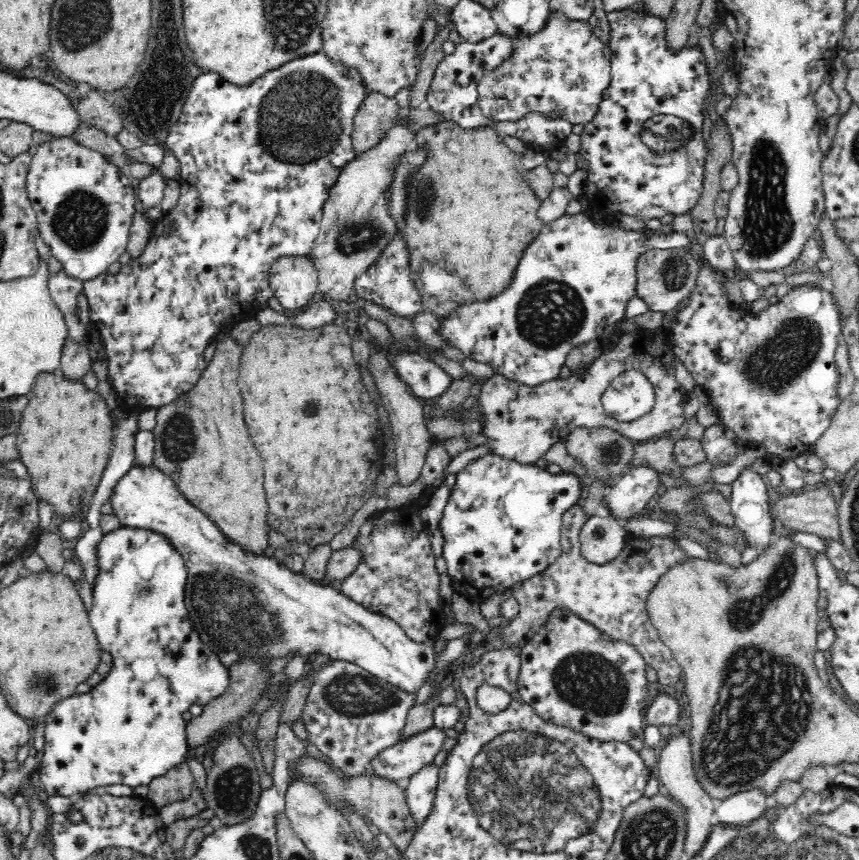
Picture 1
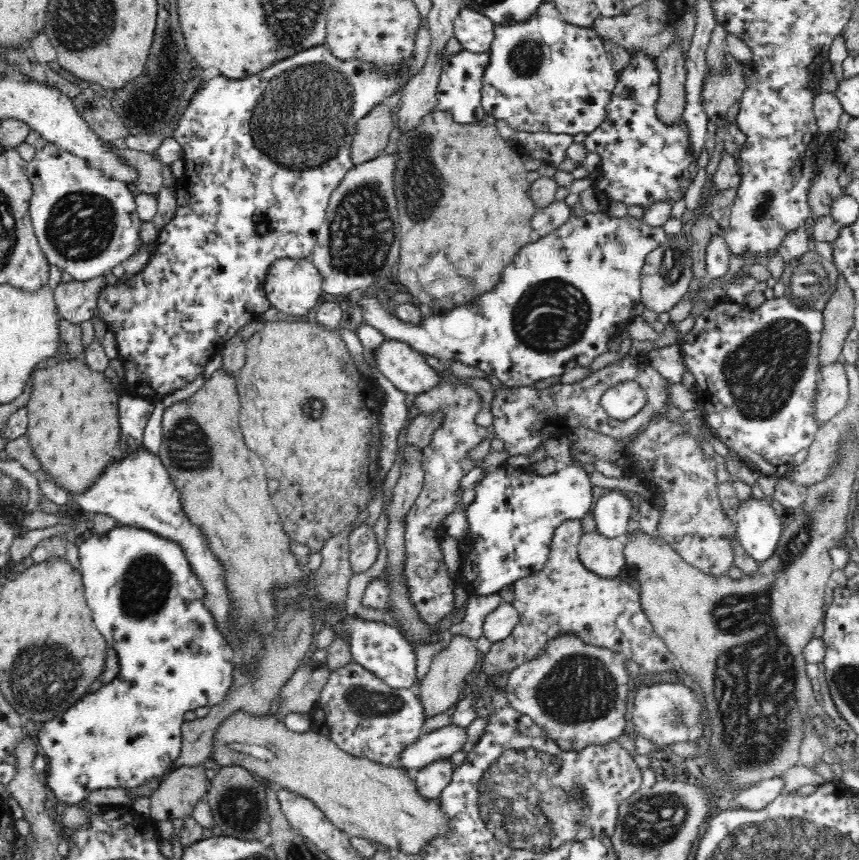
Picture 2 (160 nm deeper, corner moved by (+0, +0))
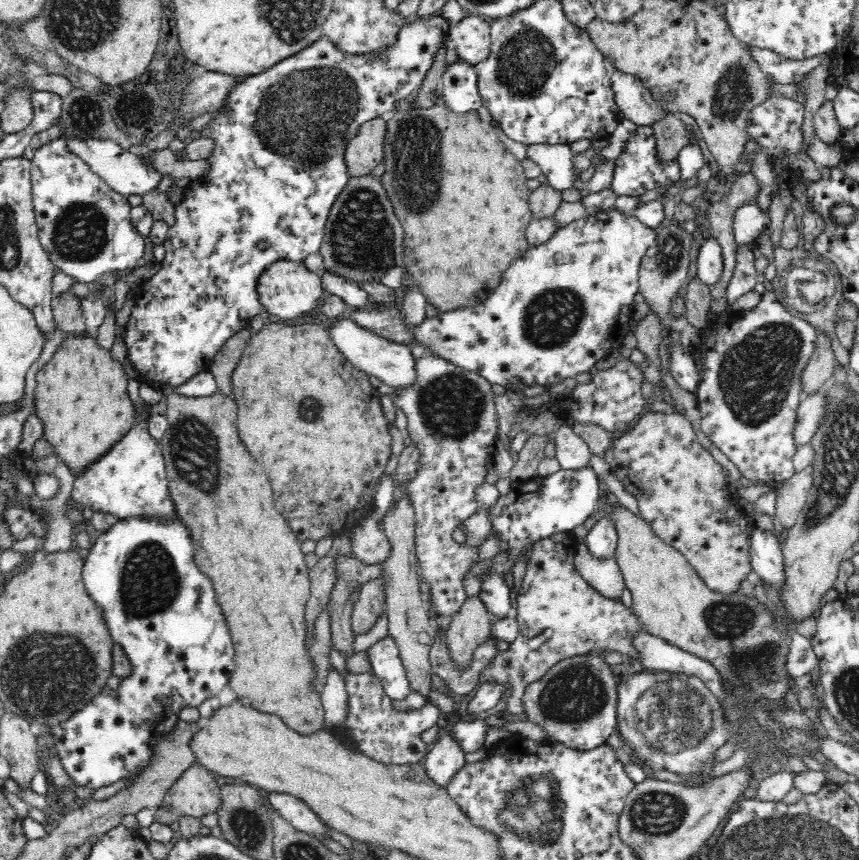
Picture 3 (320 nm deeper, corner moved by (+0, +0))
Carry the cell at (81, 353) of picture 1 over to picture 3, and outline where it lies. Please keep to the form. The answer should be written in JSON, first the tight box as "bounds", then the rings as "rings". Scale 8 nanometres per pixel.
{"bounds":[51,291,89,334],"rings":[[[66,291],[64,294],[60,294],[58,298],[53,298],[51,302],[56,328],[66,334],[80,334],[89,330],[84,317],[81,315],[78,301],[79,297]]]}

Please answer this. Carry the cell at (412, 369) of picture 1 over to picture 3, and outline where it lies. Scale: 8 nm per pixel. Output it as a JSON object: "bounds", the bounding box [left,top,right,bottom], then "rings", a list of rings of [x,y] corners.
{"bounds":[328,319,418,389],"rings":[[[340,319],[334,322],[328,328],[328,331],[330,331],[334,343],[340,348],[340,352],[347,356],[353,366],[358,367],[368,376],[376,376],[384,384],[388,384],[388,386],[395,389],[408,388],[408,386],[412,386],[416,382],[418,361],[414,358],[410,345],[380,338],[374,333],[360,328],[352,319]]]}

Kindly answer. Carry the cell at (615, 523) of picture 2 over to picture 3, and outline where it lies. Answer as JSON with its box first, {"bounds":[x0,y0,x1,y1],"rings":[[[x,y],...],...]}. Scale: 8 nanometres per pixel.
{"bounds":[585,515,618,558],"rings":[[[606,515],[604,518],[600,518],[592,526],[585,538],[585,542],[588,543],[590,551],[597,558],[608,558],[610,555],[616,555],[618,529],[616,529],[616,523],[612,521],[612,517]]]}

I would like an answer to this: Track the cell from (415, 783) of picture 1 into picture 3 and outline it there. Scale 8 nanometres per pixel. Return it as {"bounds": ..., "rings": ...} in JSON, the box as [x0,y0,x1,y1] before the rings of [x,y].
{"bounds":[422,732,466,788],"rings":[[[447,732],[433,743],[422,764],[429,779],[436,786],[445,788],[452,777],[466,764],[464,755],[465,753],[458,748]]]}

